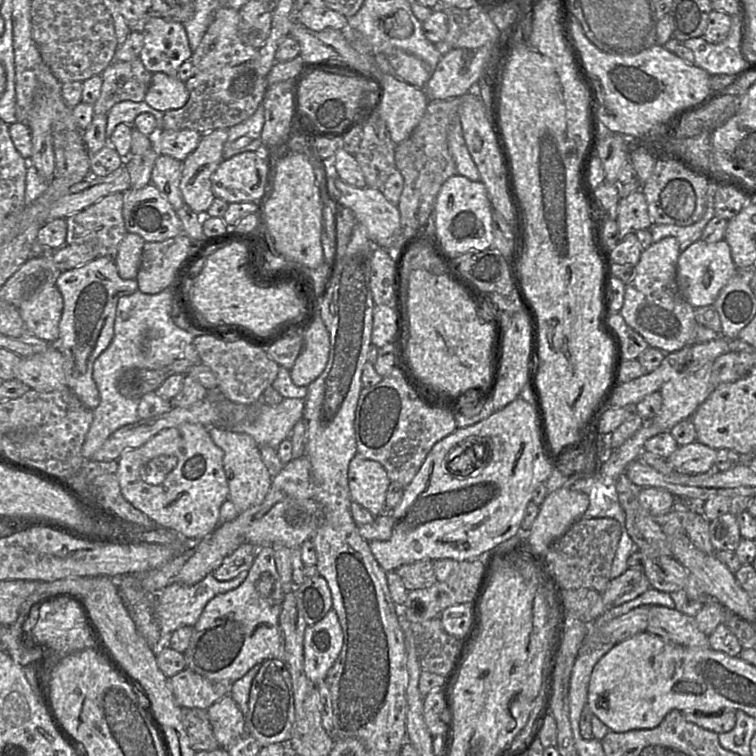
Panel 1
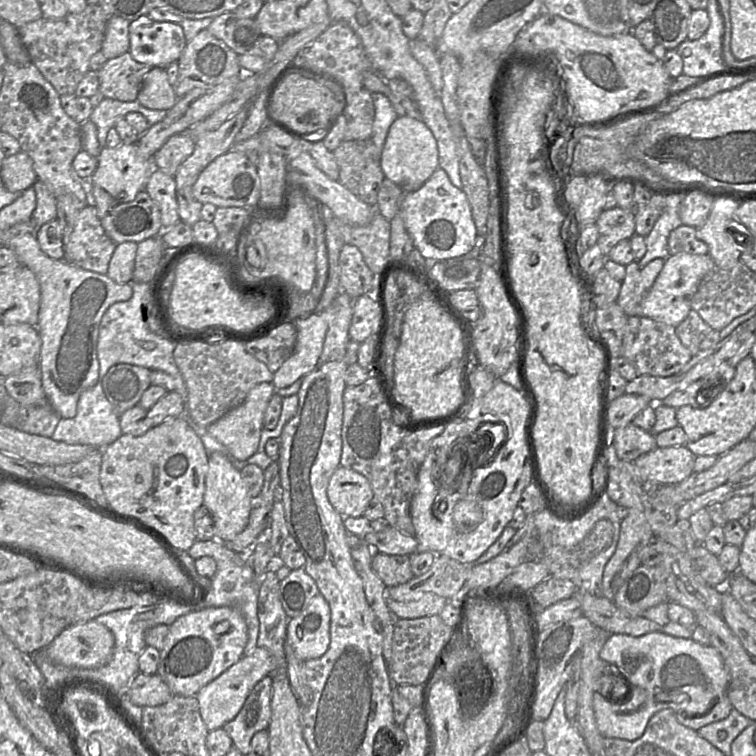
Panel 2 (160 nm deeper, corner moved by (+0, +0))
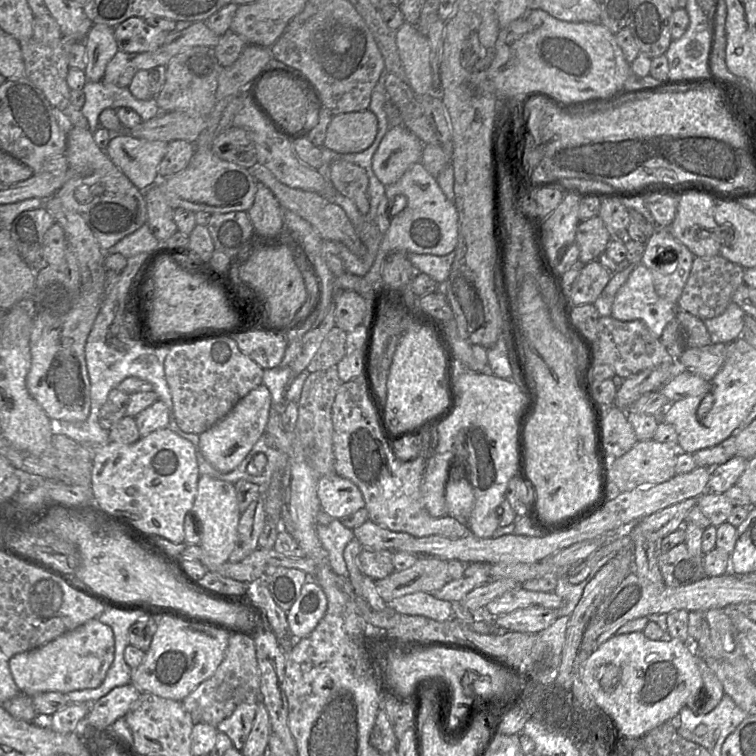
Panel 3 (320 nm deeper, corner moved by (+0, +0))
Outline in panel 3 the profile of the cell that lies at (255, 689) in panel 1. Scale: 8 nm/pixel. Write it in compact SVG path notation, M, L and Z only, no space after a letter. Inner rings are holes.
M259 696L239 704L229 717L216 725L217 731L226 734L238 751L243 749L251 731L258 700Z

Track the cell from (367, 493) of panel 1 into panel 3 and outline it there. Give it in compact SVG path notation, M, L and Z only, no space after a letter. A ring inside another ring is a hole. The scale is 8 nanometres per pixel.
M338 474L321 476L317 485L321 509L333 519L347 517L365 507L359 488Z

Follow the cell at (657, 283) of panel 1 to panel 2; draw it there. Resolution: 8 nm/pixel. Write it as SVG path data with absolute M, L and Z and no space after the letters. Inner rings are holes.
M654 259L641 268L633 261L626 268L626 277L622 281L617 304L629 316L639 314L639 306L664 267L664 259Z

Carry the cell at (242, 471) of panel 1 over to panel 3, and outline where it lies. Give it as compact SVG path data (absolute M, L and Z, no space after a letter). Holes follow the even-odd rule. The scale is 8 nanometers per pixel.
M200 475L191 513L197 518L194 527L201 531L200 547L216 564L228 561L237 537L241 513L238 509L234 484L208 475Z

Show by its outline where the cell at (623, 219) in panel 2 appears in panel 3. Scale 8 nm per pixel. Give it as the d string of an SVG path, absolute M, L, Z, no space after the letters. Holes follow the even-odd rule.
M598 216L581 221L576 229L575 244L579 247L579 261L587 264L598 260L612 239L602 219Z

